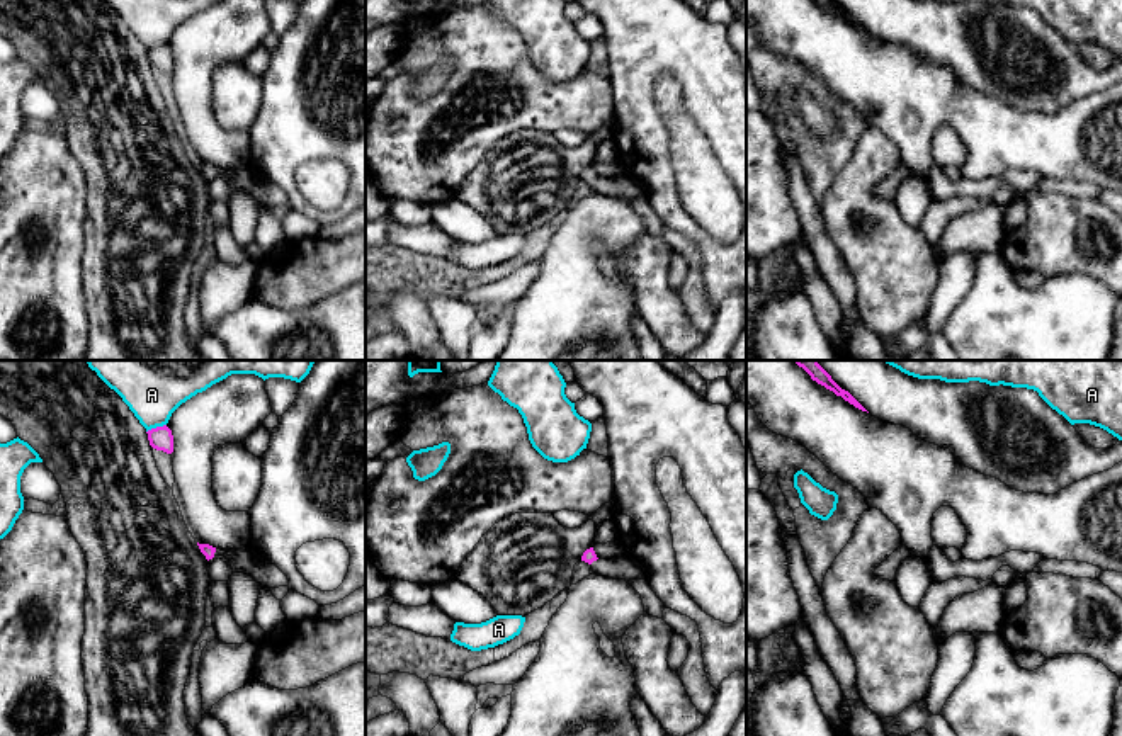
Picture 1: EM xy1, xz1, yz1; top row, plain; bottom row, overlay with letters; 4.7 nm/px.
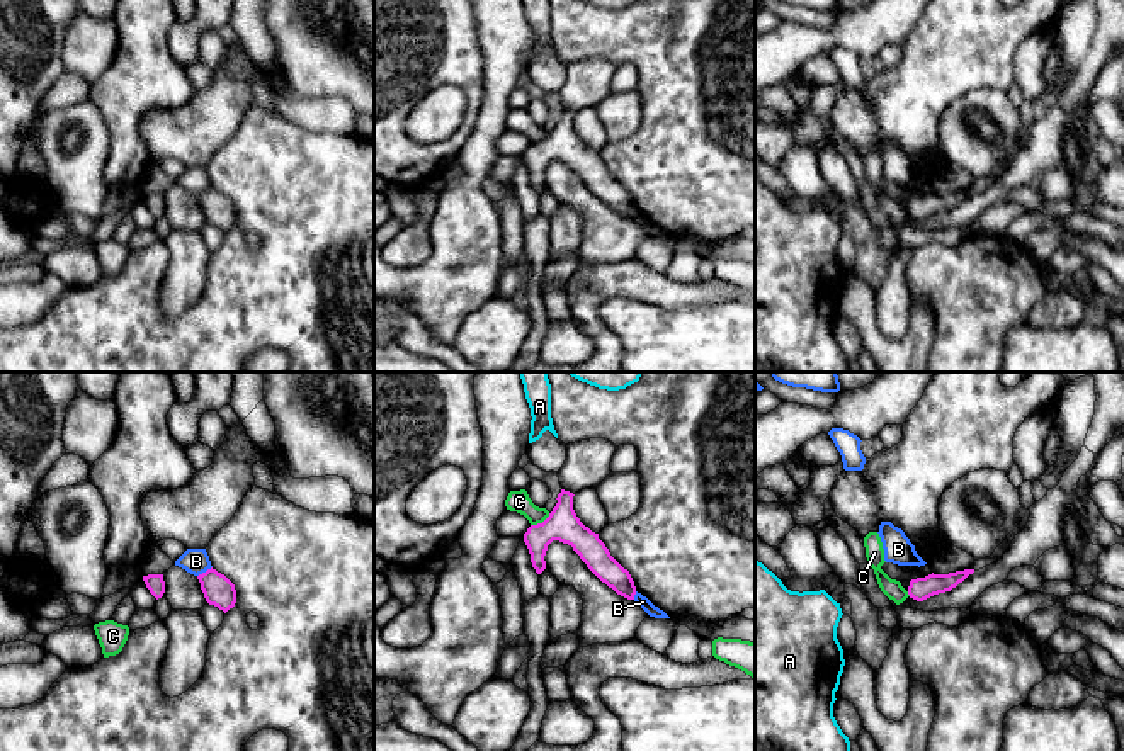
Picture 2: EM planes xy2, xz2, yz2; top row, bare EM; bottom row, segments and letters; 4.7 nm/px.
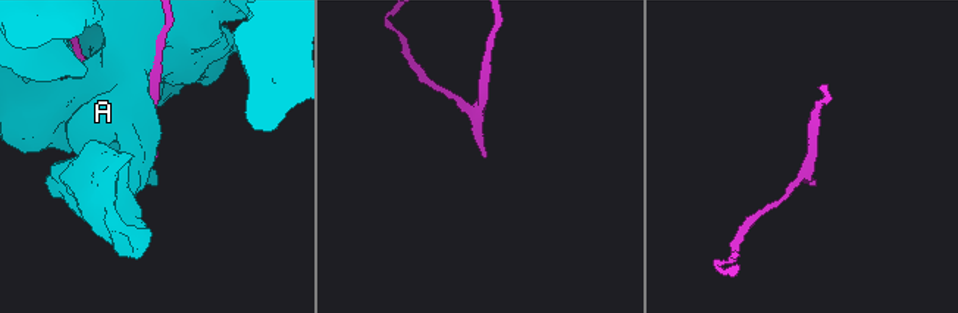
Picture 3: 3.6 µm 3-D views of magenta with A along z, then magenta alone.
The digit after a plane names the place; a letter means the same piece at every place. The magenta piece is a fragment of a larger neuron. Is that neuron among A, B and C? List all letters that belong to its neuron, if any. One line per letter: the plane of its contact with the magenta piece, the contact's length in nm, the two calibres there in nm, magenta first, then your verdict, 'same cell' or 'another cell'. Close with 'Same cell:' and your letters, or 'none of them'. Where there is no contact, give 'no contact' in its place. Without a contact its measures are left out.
A: meets magenta in xy1; contact 100 nm long; 110 nm thick on the magenta side, 200 nm on the other; another cell
B: meets magenta in xy2; contact 90 nm long; 150 nm thick on the magenta side, 130 nm on the other; another cell
C: meets magenta in xz2; contact 110 nm long; 150 nm thick on the magenta side, 100 nm on the other; another cell
Same cell: none of them

